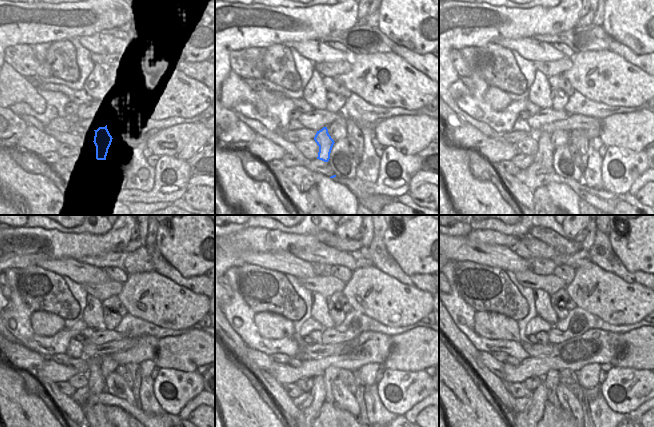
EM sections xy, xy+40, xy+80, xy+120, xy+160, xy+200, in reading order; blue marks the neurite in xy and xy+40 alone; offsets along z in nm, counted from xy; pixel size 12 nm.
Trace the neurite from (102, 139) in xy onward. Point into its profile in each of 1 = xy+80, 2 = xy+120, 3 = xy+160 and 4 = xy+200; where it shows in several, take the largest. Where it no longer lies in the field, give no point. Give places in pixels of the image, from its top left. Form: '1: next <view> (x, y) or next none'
1: next xy+80 (545, 155)
2: next xy+120 (96, 382)
3: next xy+160 (307, 415)
4: next xy+200 (529, 417)

